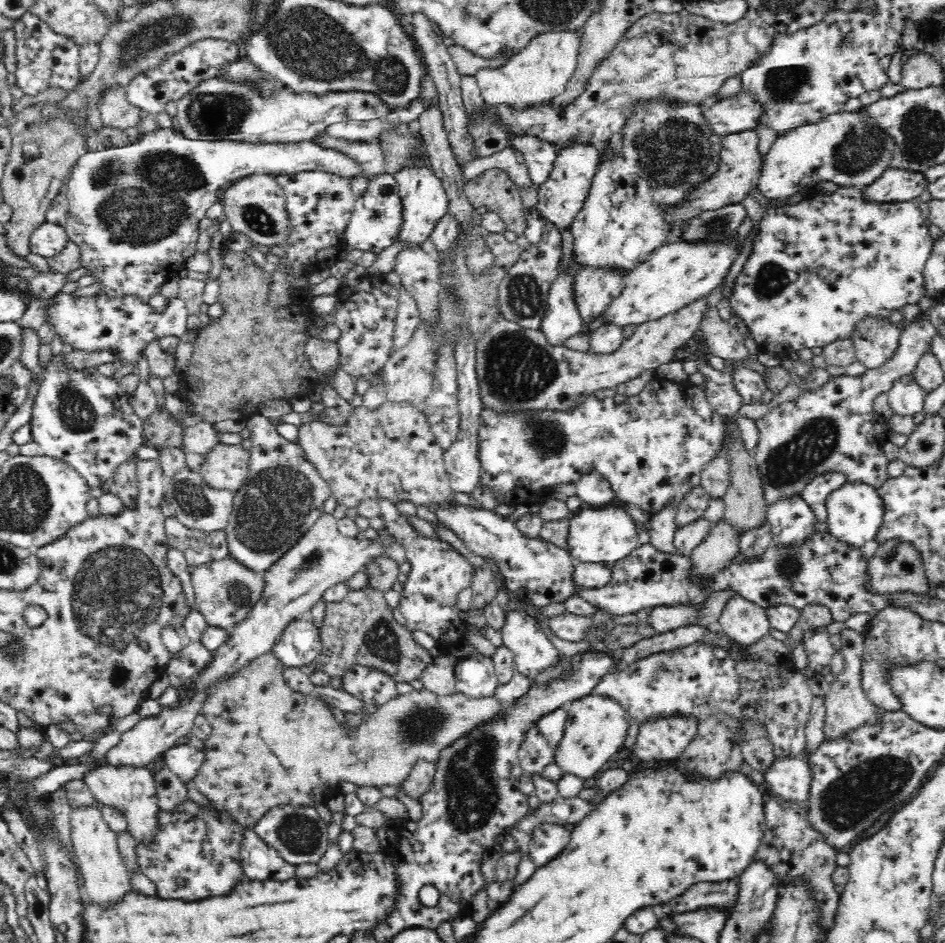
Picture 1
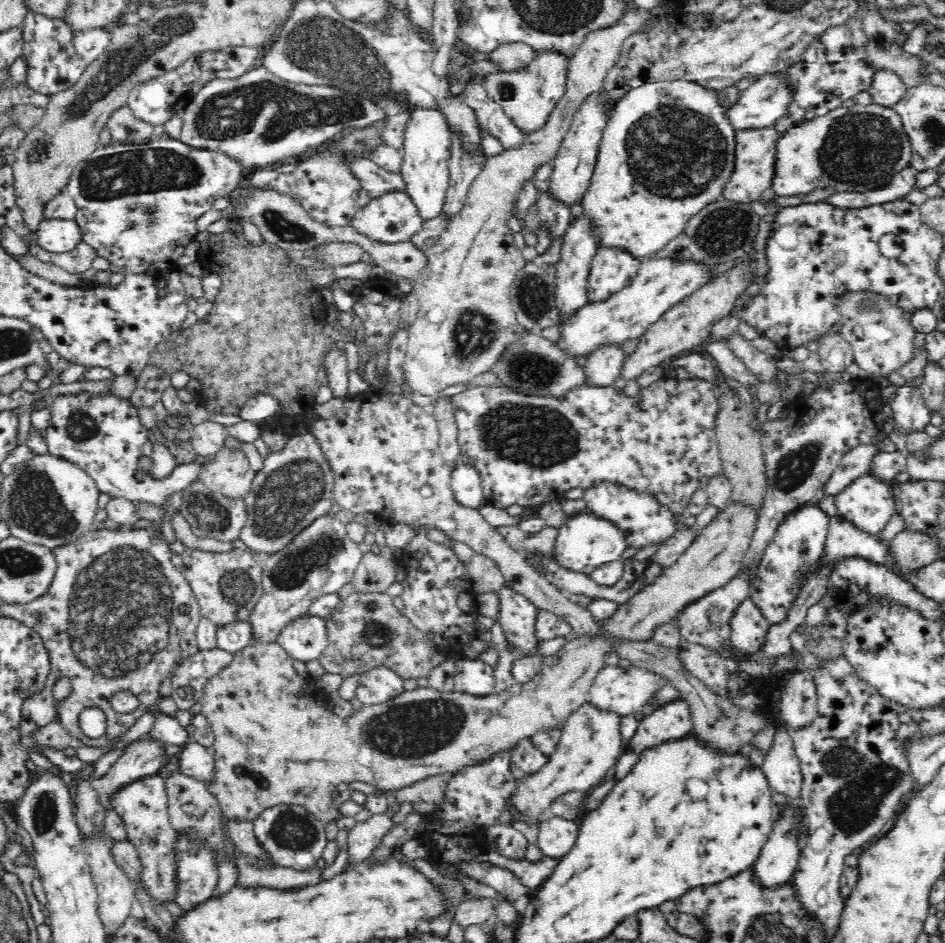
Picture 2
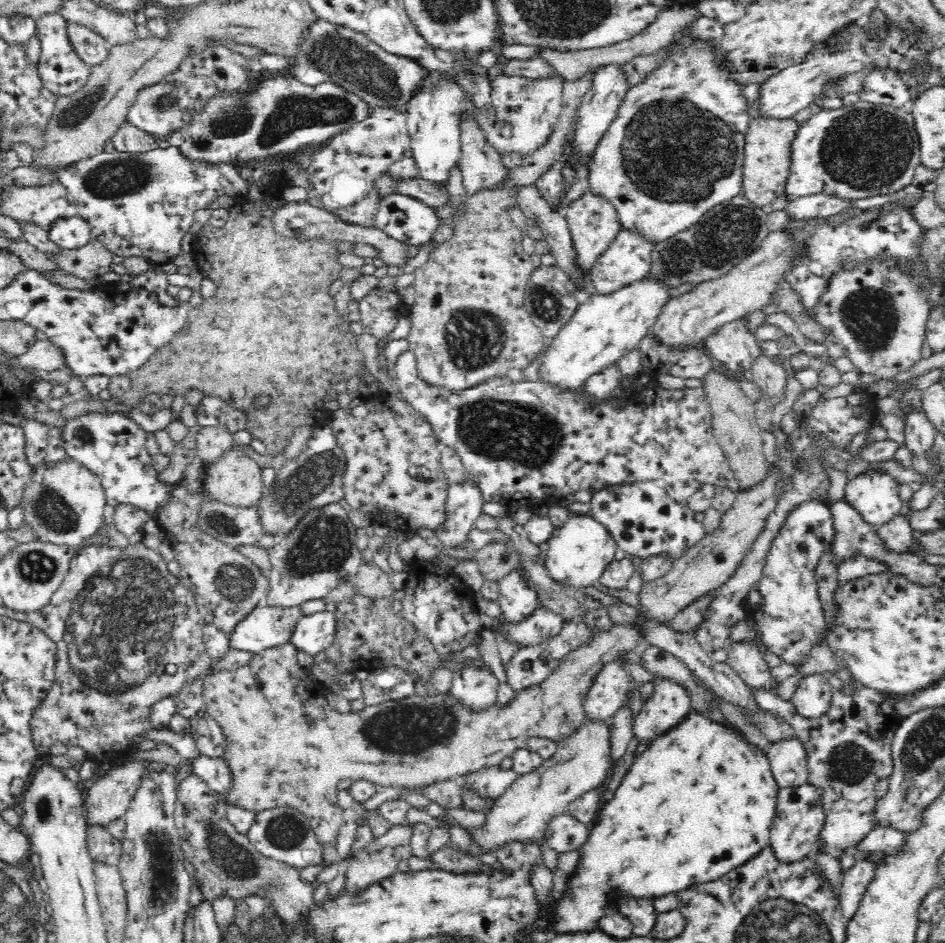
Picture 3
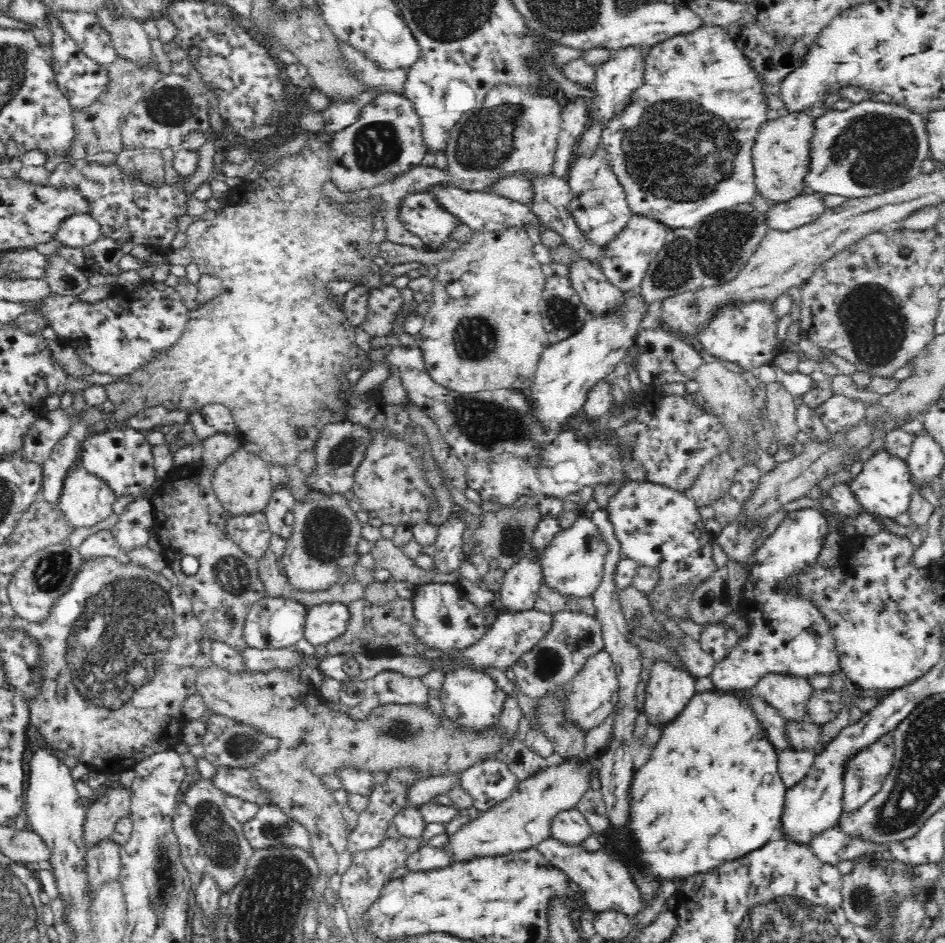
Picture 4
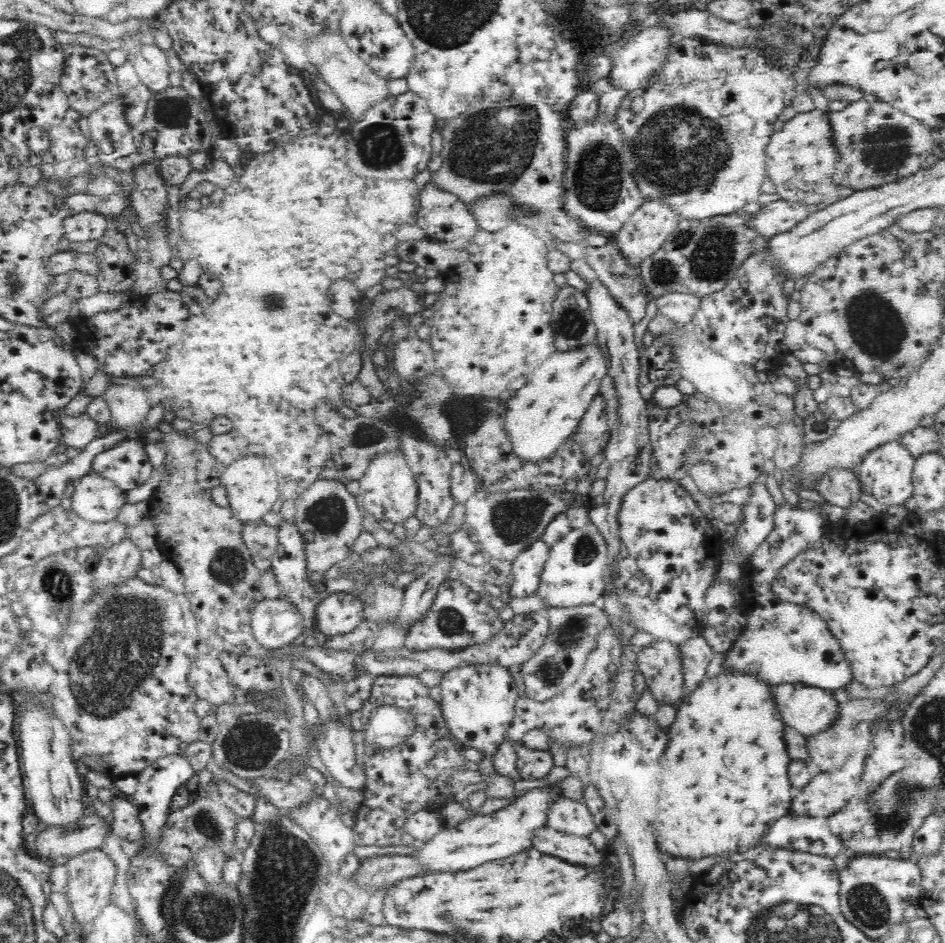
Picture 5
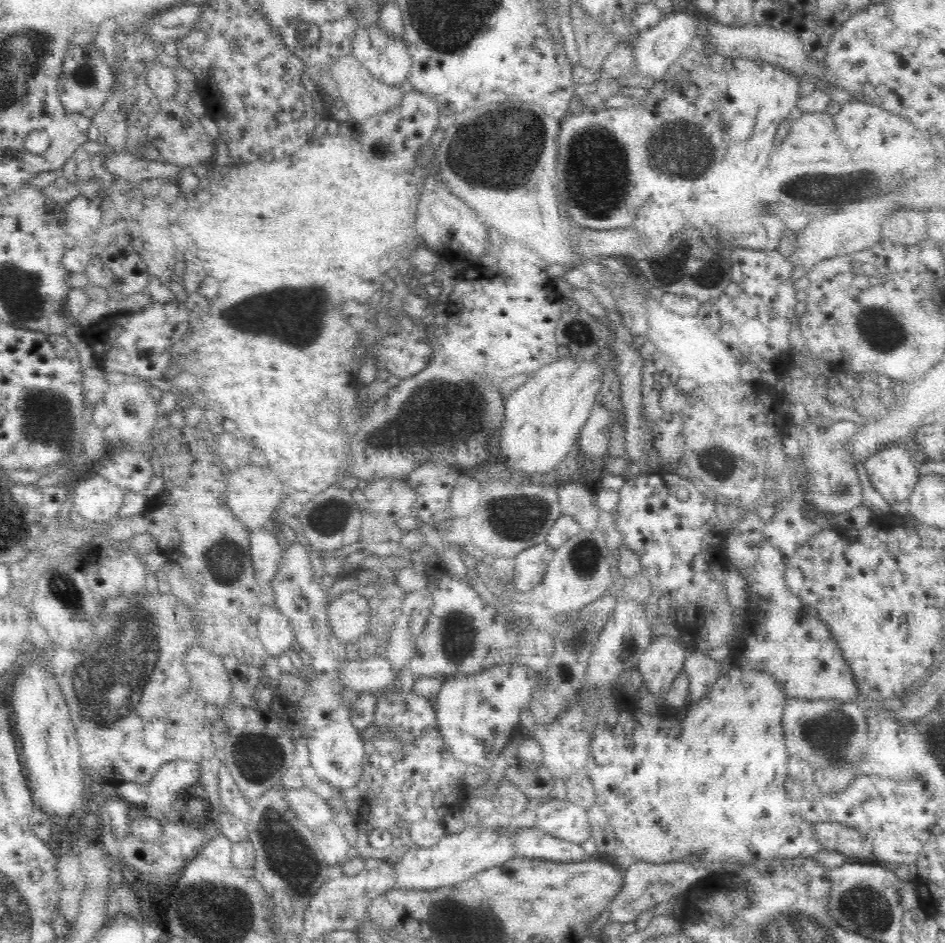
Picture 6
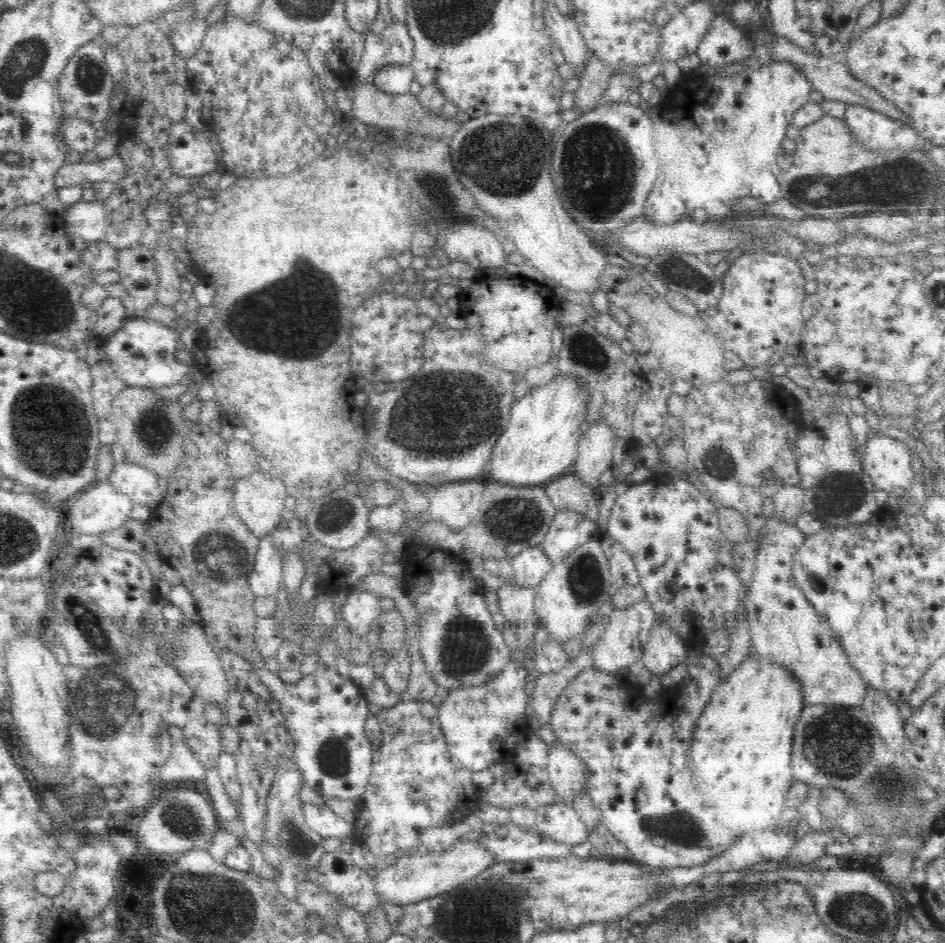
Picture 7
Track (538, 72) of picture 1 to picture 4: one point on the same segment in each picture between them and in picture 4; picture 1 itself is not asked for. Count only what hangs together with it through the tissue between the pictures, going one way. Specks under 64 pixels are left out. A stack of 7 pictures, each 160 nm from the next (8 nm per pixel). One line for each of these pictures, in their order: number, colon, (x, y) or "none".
2: (528, 95)
3: (522, 114)
4: (516, 132)

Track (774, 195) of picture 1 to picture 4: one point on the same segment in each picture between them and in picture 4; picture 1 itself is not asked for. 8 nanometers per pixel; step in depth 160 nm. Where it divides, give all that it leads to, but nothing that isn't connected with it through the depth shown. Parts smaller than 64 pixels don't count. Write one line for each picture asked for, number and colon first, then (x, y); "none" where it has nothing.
2: (858, 149)
3: (863, 150)
4: (867, 149)

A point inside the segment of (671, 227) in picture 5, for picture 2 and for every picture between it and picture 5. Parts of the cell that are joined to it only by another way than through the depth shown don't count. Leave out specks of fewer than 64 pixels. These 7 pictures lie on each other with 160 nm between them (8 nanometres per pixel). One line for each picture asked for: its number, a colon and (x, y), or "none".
2: (613, 268)
3: (628, 259)
4: (627, 257)

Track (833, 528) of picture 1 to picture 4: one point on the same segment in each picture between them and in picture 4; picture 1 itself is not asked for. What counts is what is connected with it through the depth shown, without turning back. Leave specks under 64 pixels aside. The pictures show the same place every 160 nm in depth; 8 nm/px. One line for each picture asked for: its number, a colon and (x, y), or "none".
2: (868, 502)
3: (875, 493)
4: (883, 488)

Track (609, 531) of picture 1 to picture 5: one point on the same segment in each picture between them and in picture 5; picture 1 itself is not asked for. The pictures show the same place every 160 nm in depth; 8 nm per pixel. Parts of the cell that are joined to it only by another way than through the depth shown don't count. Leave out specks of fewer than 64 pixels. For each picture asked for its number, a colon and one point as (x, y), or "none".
2: (584, 542)
3: (578, 552)
4: (572, 564)
5: (577, 572)

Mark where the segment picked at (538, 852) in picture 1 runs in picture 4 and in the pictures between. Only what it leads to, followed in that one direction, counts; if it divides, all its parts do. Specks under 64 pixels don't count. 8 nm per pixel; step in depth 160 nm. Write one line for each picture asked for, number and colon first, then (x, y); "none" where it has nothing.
2: (557, 836)
3: (565, 834)
4: (569, 826)

